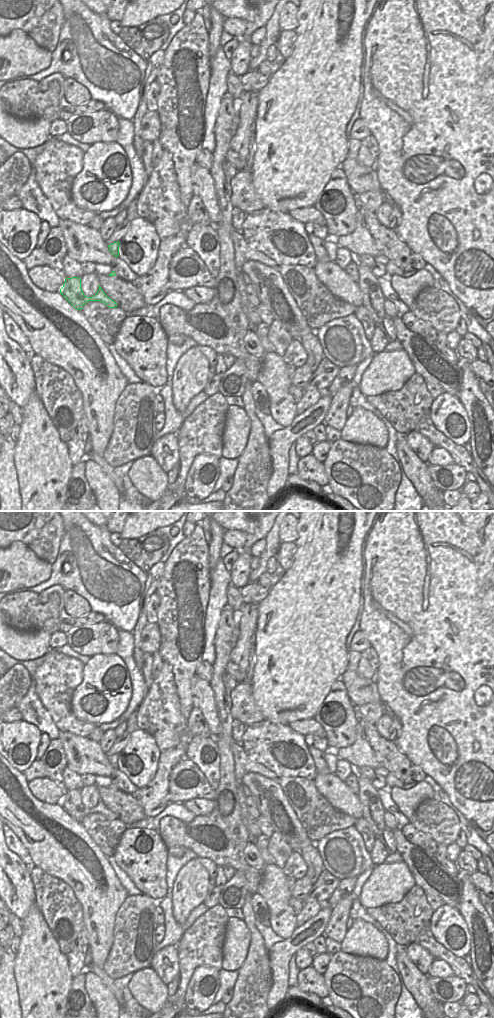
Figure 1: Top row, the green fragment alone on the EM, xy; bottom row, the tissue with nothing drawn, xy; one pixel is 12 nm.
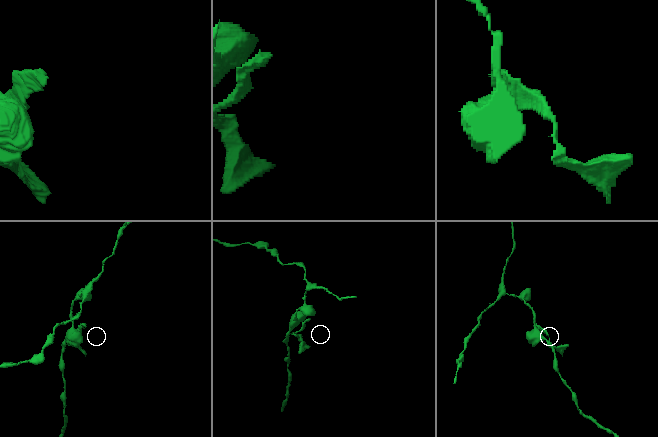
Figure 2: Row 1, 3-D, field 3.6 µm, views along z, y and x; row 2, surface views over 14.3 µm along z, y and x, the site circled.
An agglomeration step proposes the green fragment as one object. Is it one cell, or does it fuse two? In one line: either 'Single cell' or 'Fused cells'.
Fused cells.

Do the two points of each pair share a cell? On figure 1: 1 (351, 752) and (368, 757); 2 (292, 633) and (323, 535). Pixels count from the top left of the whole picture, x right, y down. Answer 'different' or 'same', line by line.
1: same
2: same

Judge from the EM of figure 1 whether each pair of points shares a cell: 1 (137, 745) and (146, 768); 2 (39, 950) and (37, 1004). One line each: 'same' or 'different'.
1: same
2: same

